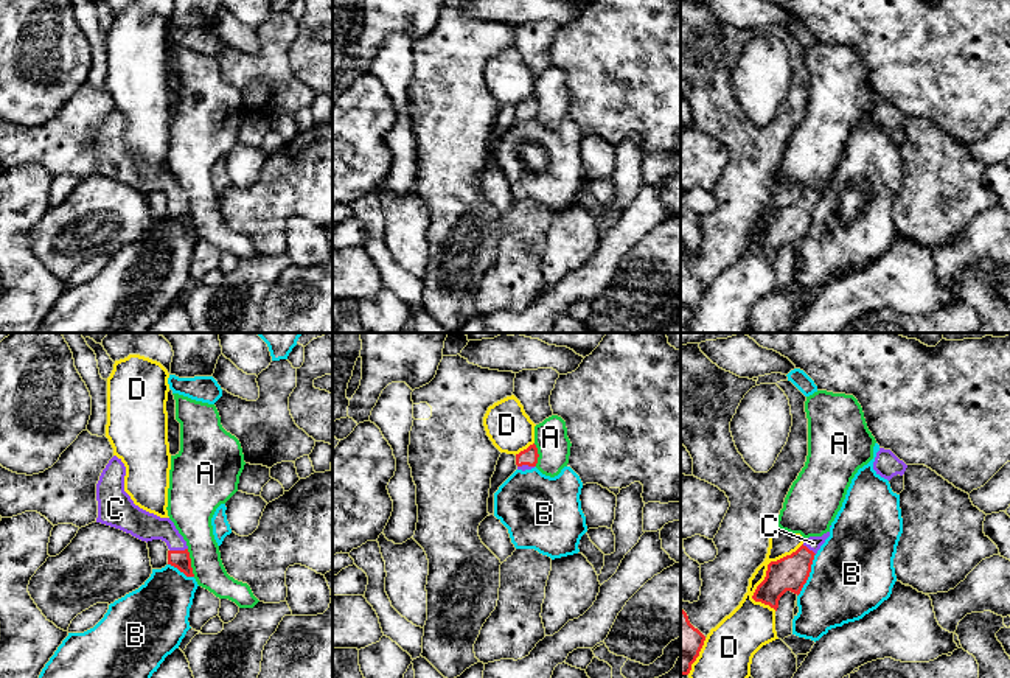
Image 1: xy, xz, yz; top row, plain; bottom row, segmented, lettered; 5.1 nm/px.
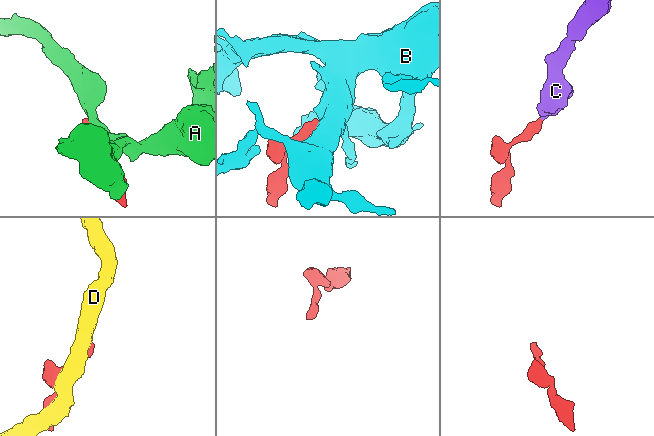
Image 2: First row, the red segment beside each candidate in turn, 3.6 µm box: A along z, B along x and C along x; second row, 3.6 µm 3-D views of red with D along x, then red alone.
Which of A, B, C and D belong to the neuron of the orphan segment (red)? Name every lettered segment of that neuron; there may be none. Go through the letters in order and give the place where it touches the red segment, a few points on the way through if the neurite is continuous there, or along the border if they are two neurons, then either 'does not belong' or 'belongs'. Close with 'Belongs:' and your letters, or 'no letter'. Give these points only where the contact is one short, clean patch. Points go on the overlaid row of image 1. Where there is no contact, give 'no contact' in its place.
A: xy (190, 563) | along xy (187, 549), (195, 576) | does not belong
B: yz (808, 576) | along yz (816, 554), (810, 576), (797, 596) | does not belong
C: xy (177, 551) | across xy (179, 559), (177, 551), (160, 529), (142, 524) | belongs
D: yz (768, 566) | does not belong
Belongs: C

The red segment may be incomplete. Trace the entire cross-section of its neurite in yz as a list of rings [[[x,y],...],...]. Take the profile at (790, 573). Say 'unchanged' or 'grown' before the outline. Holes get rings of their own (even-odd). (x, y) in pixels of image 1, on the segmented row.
grown | [[[830,532],[822,536],[810,536],[803,540],[803,544],[777,561],[768,564],[764,580],[757,586],[752,599],[769,605],[777,611],[780,597],[791,591],[800,594],[803,585],[806,583],[814,555],[830,536]]]

